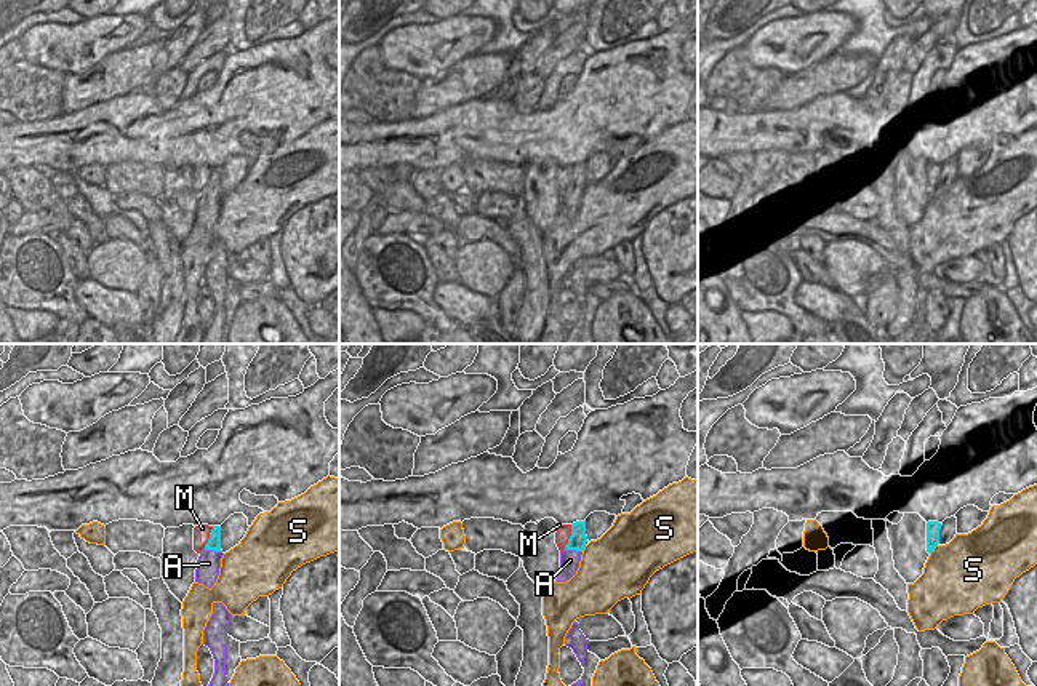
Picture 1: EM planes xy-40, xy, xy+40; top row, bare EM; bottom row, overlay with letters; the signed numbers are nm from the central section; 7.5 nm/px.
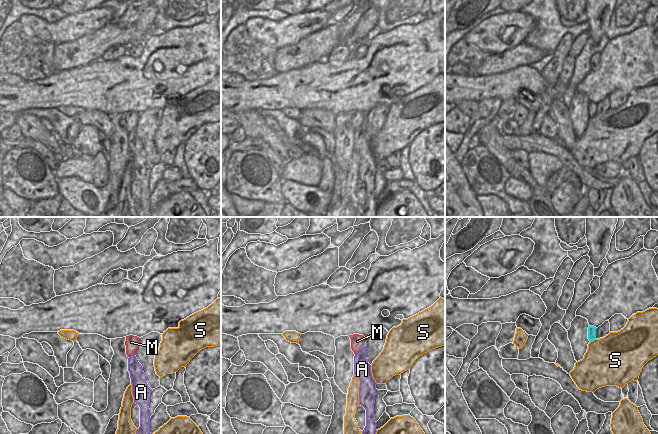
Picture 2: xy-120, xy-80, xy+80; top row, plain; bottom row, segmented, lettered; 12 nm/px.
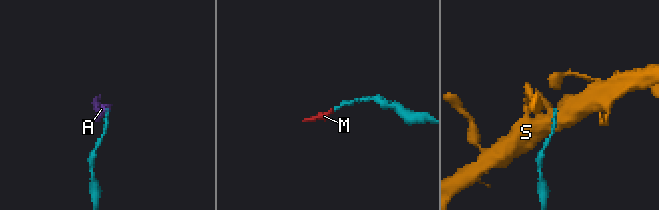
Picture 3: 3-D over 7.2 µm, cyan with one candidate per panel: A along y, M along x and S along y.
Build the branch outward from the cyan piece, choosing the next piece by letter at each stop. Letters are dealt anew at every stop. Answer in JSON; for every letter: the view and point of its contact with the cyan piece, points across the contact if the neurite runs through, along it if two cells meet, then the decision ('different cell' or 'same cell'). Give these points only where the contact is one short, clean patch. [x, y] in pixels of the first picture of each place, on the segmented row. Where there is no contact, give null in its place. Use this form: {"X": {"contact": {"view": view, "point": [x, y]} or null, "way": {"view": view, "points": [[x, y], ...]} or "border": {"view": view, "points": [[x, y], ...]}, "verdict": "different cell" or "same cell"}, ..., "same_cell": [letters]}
{"A": {"contact": {"view": "xy-40", "point": [213, 549]}, "border": {"view": "xy-40", "points": [[204, 549], [221, 552]]}, "verdict": "different cell"}, "M": {"contact": {"view": "xy", "point": [570, 536]}, "verdict": "same cell"}, "S": {"contact": {"view": "xy+40", "point": [933, 547]}, "verdict": "different cell"}, "same_cell": ["M"]}

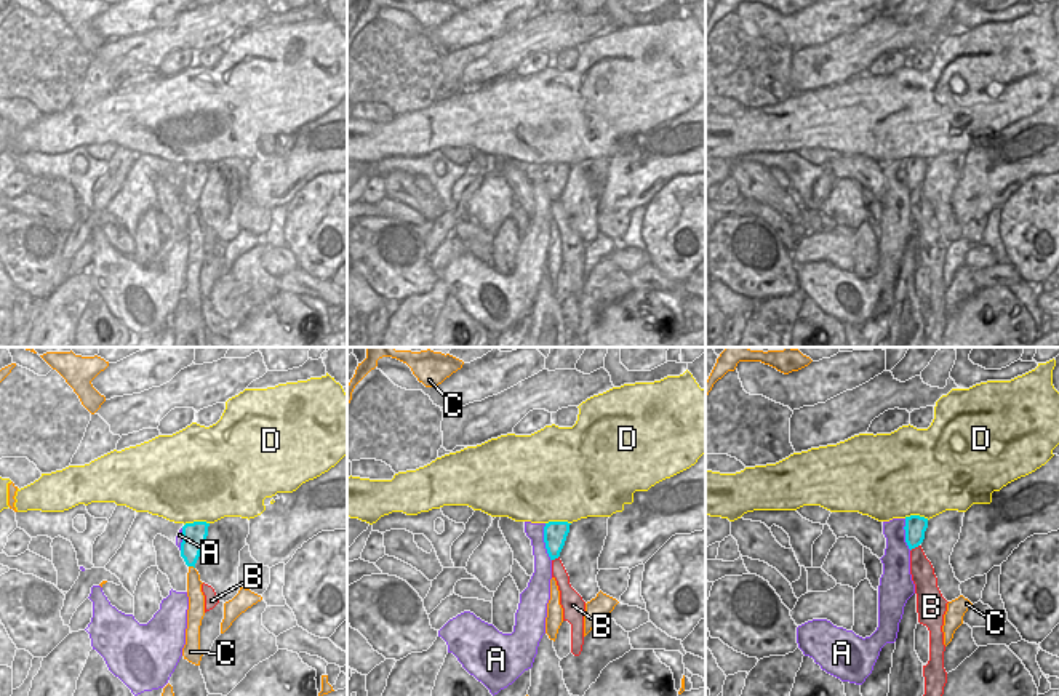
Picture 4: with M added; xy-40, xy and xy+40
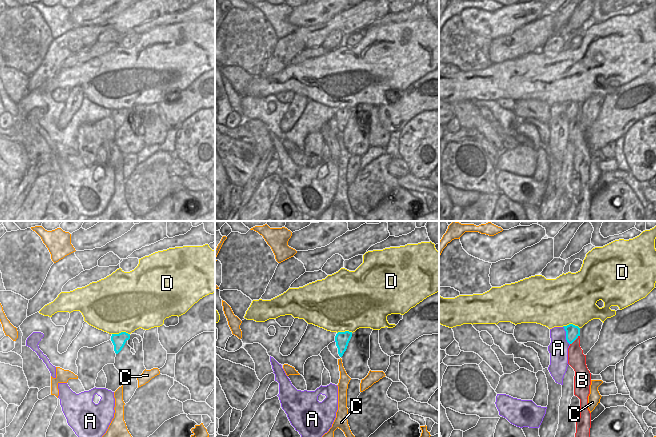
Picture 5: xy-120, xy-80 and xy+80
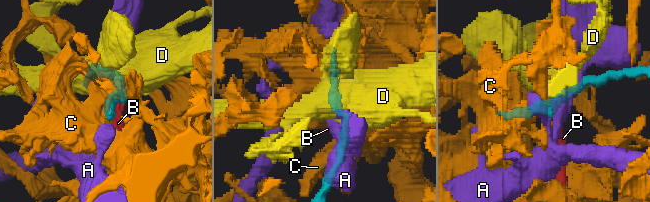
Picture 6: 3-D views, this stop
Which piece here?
{"A": {"contact": {"view": "xy", "point": [544, 541]}, "verdict": "different cell"}, "B": {"contact": {"view": "xy+40", "point": [914, 548]}, "border": {"view": "xy+40", "points": [[919, 544], [911, 551]]}, "verdict": "different cell"}, "C": {"contact": {"view": "xy-40", "point": [192, 565]}, "verdict": "different cell"}, "D": {"contact": {"view": "xy-40", "point": [195, 522]}, "border": {"view": "xy-40", "points": [[208, 522], [187, 522], [184, 525]]}, "verdict": "different cell"}, "same_cell": []}

